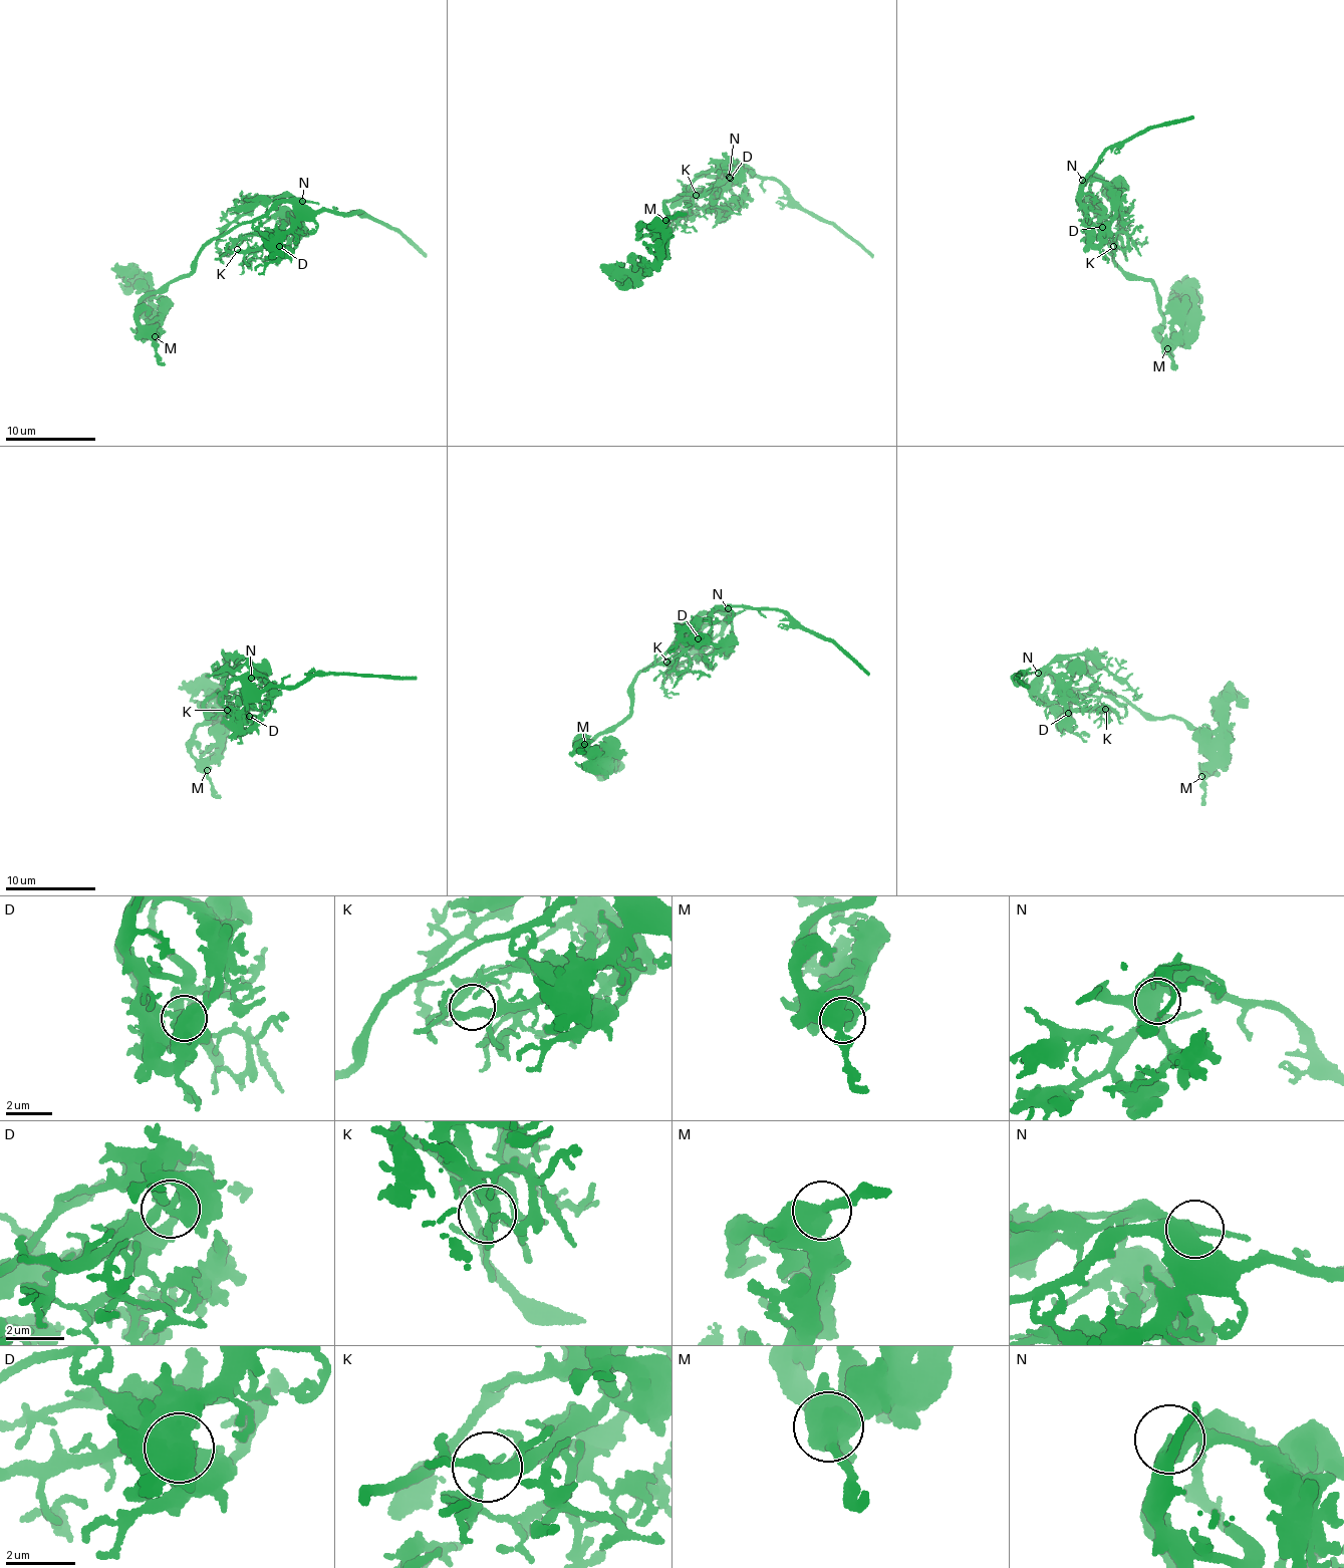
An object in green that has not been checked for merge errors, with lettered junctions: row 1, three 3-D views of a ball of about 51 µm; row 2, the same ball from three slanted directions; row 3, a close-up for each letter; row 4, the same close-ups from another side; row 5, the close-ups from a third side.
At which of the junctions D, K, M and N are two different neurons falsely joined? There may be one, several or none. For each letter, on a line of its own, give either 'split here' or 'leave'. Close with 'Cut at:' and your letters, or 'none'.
D: leave
K: leave
M: leave
N: leave
Cut at: none

